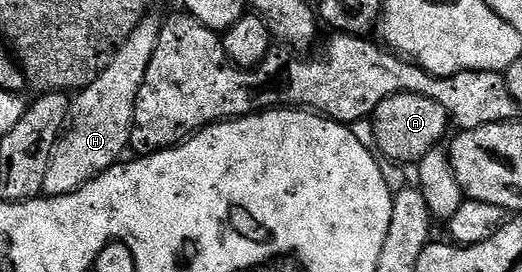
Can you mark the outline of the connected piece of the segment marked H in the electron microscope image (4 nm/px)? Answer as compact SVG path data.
M160 17L144 18L139 28L135 28L135 32L131 32L131 36L127 36L125 43L118 48L111 64L107 64L101 75L72 99L69 121L61 131L61 137L58 138L47 164L42 195L58 198L75 192L83 184L95 180L122 161L124 154L121 153L130 149L129 137L135 116L135 100L139 96L143 76L147 76L147 64L151 64L151 56L155 56L161 24Z

